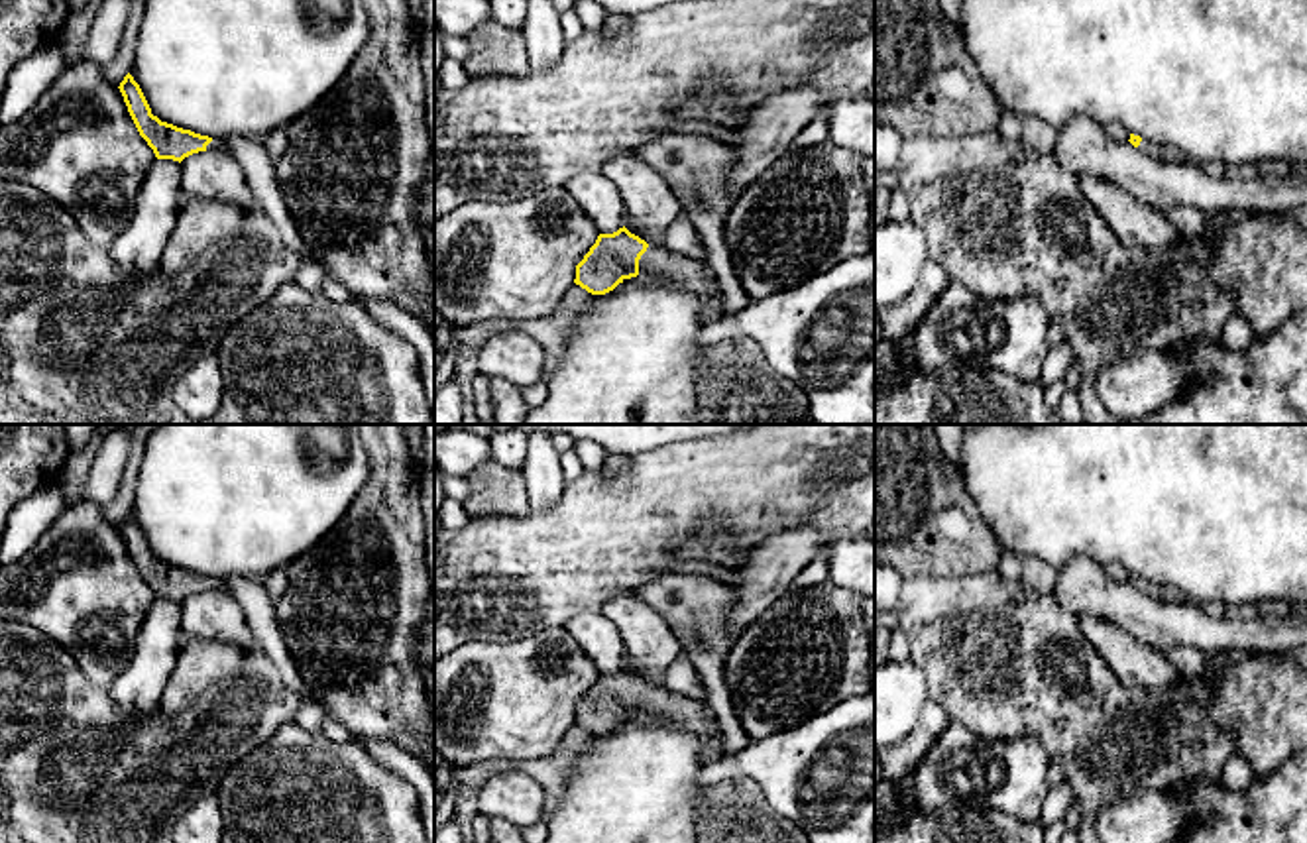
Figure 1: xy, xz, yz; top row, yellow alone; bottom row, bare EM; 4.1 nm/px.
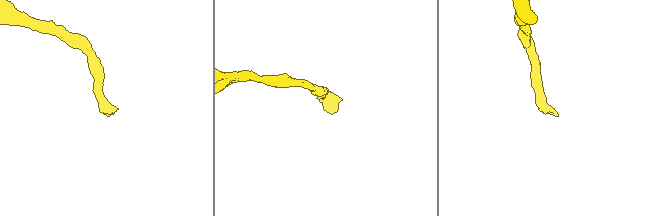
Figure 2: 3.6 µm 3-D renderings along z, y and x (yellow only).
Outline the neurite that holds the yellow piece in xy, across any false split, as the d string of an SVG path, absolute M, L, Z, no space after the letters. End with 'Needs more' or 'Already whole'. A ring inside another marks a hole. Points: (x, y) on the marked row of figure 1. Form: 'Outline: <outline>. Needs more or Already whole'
Outline: M130 73L124 77L118 88L140 136L147 141L157 159L173 159L181 163L185 157L199 151L226 151L222 138L200 136L191 130L161 122L157 116L153 116L140 84Z. Needs more

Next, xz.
Outline: M625 226L613 234L597 236L576 265L574 283L592 295L605 295L639 273L660 281L676 281L690 289L700 299L704 326L725 318L717 283L704 259L674 253L662 246L649 246Z. Needs more

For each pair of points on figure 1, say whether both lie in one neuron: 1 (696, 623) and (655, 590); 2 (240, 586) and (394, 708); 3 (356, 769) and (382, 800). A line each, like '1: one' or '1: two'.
1: one
2: two
3: one

